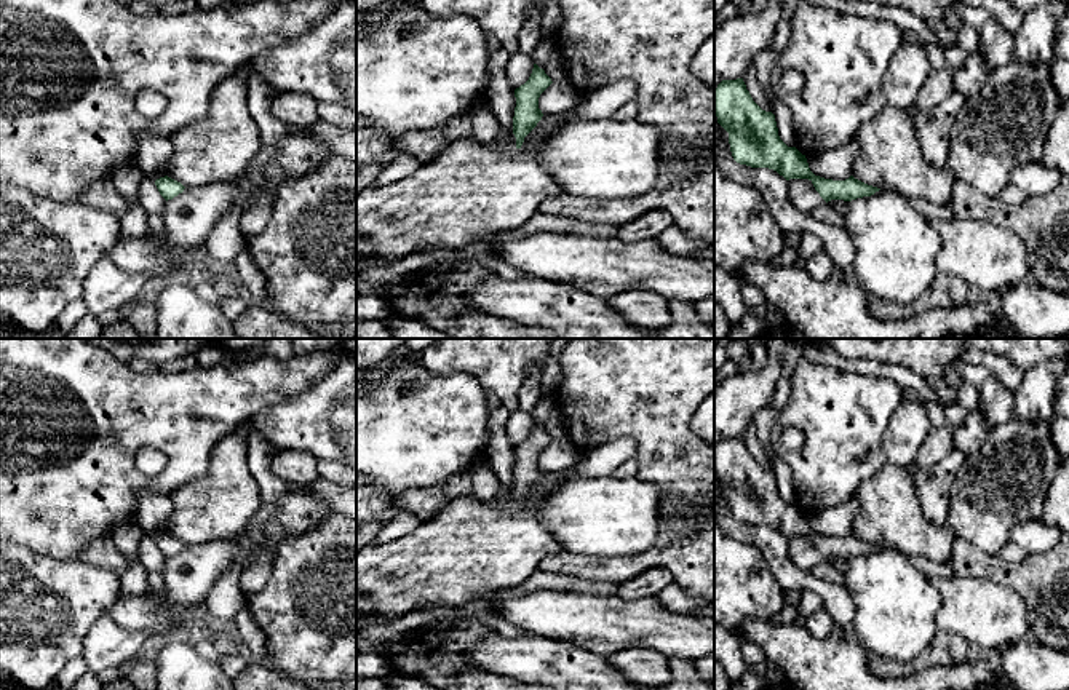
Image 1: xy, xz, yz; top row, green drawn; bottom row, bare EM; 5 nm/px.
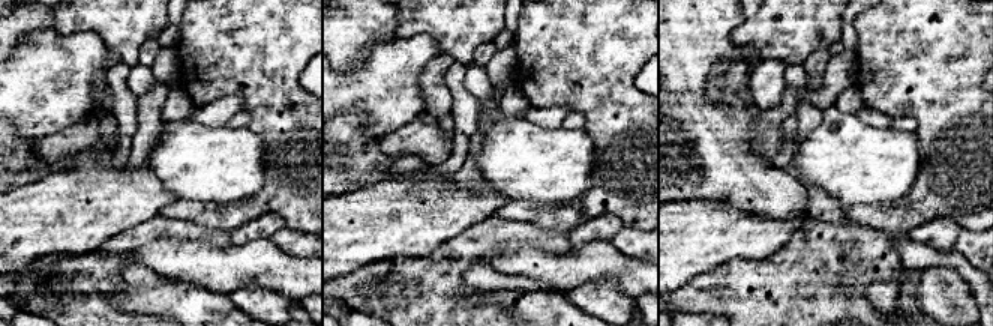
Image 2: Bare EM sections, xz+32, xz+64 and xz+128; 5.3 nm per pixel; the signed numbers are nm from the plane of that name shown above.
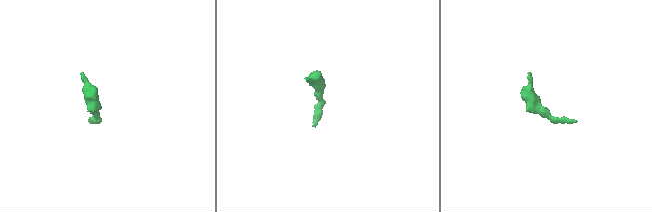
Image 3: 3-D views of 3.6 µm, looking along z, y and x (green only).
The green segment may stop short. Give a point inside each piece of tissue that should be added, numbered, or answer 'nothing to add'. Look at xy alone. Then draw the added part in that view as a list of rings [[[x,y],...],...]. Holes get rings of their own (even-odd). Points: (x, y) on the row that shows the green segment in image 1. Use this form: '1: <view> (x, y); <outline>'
nothing to add

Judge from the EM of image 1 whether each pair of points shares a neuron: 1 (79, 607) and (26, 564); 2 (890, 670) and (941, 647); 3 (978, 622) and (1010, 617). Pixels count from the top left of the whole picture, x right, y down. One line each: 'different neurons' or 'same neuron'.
1: same neuron
2: same neuron
3: same neuron

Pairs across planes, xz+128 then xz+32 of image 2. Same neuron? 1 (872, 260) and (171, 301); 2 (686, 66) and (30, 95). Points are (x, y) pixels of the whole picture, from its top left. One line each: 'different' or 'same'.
1: different
2: different

